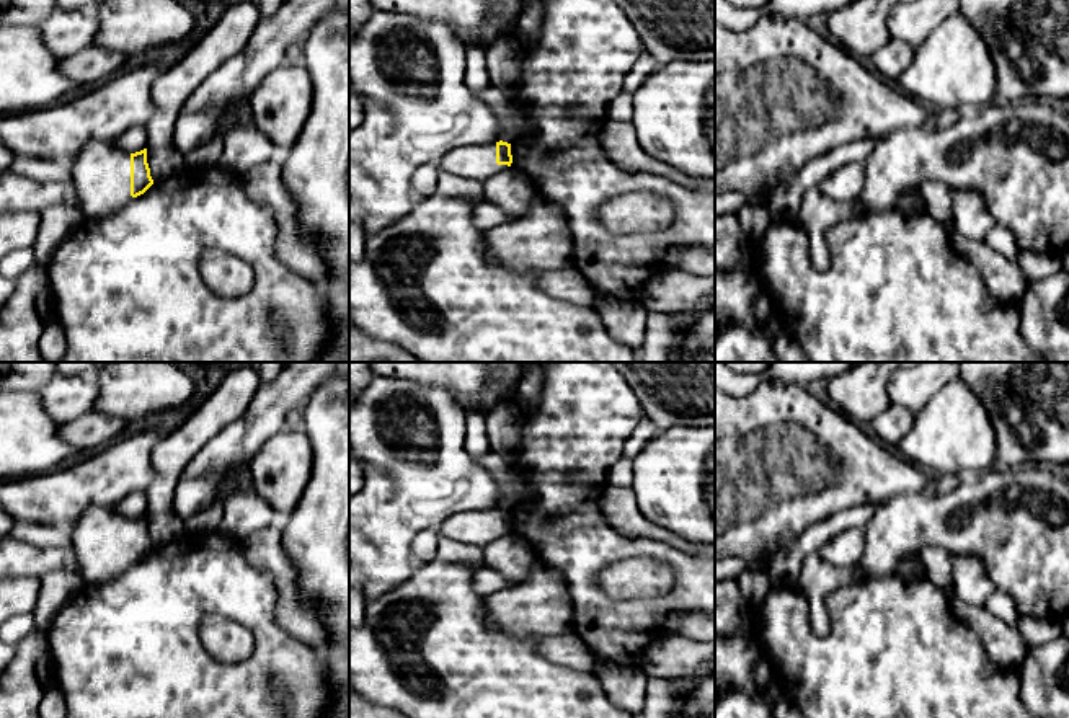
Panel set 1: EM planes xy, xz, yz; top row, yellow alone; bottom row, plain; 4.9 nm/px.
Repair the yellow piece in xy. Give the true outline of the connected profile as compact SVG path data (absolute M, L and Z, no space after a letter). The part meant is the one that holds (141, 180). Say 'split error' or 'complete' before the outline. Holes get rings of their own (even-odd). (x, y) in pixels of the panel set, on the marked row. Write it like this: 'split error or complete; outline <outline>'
split error; outline M86 142L75 157L73 184L85 219L114 214L153 184L147 148L129 153L116 142Z

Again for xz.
split error; outline M460 144L441 157L437 165L454 175L485 184L512 163L511 144Z

